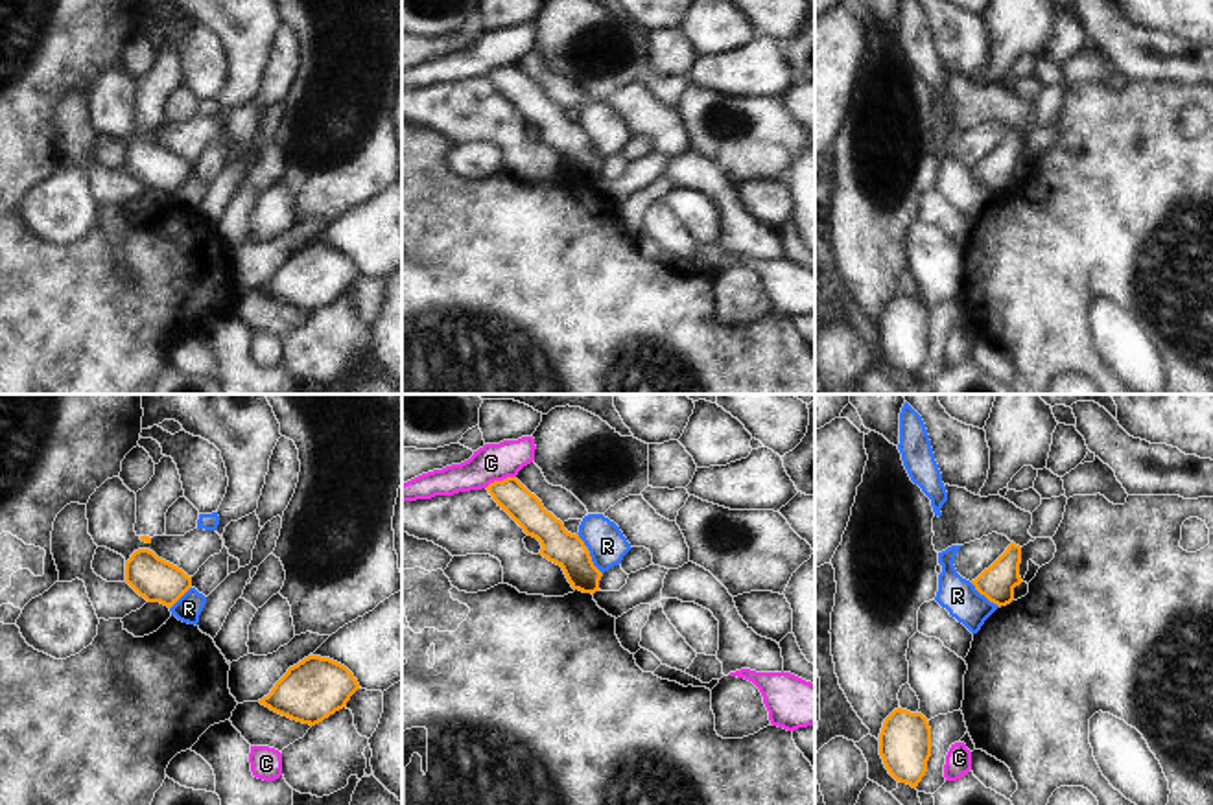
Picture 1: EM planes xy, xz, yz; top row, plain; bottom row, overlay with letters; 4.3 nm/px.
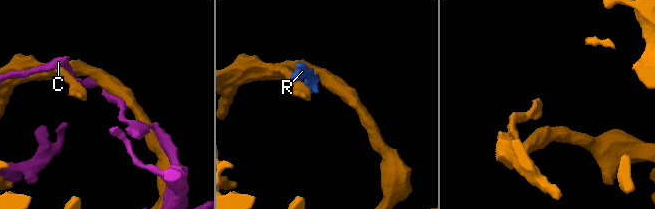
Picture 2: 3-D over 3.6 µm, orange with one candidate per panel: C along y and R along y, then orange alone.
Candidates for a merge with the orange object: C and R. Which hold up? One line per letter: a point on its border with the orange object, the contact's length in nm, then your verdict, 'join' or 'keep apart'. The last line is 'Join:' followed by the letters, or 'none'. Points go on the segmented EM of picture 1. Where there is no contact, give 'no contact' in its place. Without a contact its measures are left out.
C: xz (500, 481) | 140 nm | keep apart
R: xz (588, 553) | 220 nm | keep apart
Join: none

